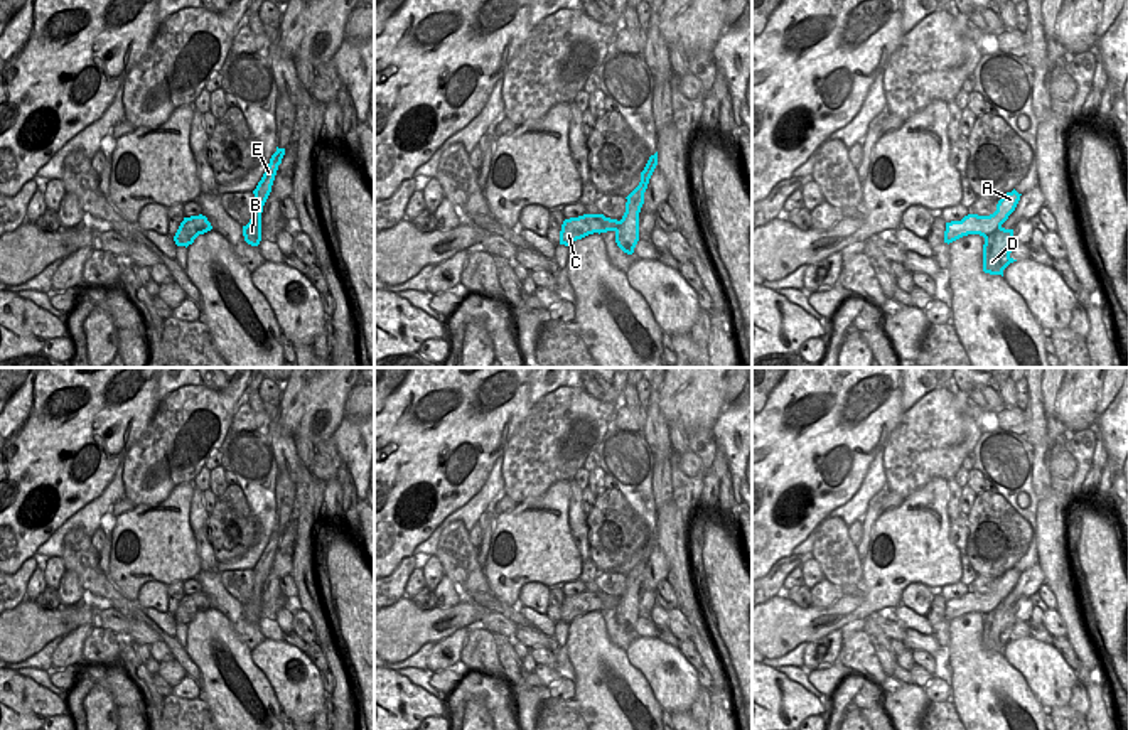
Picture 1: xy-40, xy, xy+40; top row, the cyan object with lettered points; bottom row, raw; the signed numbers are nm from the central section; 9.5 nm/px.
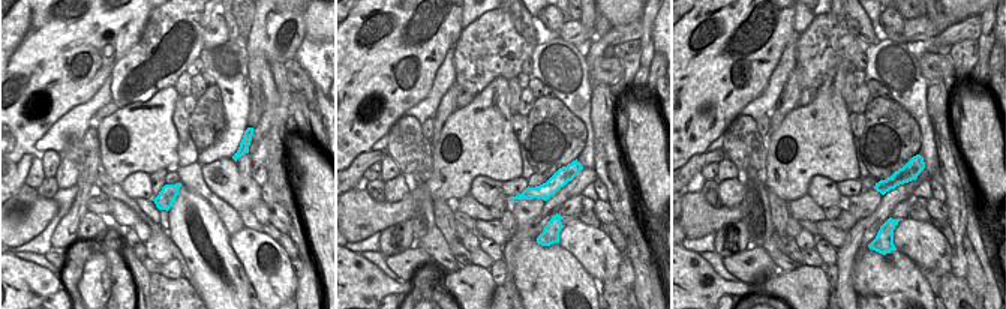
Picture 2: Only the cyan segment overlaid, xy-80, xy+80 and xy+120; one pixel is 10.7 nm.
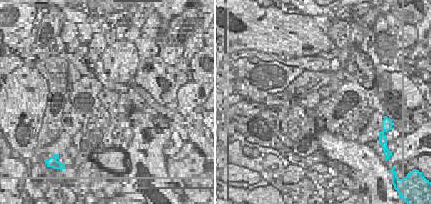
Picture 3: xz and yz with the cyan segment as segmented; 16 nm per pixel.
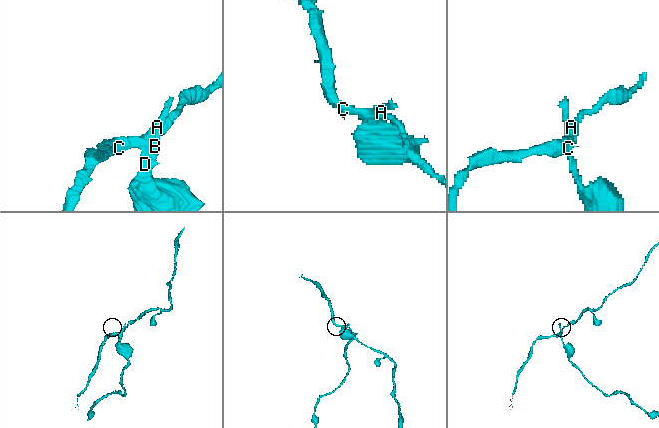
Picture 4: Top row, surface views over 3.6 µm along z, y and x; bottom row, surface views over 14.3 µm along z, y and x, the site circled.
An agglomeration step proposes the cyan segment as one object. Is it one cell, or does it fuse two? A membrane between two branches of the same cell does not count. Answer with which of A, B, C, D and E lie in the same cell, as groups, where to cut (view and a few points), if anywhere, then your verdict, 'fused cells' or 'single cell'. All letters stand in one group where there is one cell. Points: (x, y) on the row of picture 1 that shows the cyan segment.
A C / B D E; cut in xy+40 along (1000, 225), (983, 236); fused cells

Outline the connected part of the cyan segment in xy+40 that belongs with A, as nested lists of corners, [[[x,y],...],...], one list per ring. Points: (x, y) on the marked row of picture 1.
[[[1007,192],[996,204],[996,211],[990,216],[968,214],[961,221],[946,223],[944,243],[953,243],[968,234],[990,236],[993,234],[1015,211],[1018,192]]]

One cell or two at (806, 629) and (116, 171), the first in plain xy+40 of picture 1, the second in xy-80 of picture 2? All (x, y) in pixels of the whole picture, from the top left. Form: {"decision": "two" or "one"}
{"decision": "one"}

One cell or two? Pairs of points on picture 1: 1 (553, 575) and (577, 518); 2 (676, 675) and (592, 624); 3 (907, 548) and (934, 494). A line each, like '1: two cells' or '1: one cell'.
1: two cells
2: two cells
3: one cell

